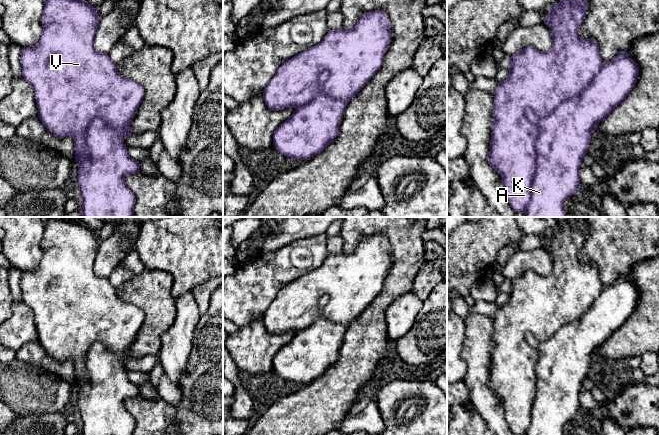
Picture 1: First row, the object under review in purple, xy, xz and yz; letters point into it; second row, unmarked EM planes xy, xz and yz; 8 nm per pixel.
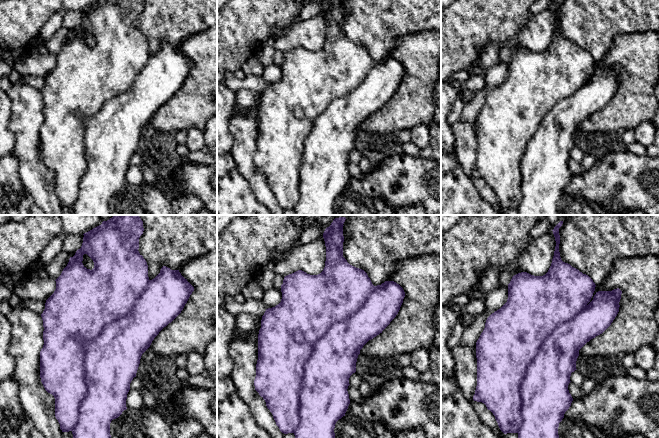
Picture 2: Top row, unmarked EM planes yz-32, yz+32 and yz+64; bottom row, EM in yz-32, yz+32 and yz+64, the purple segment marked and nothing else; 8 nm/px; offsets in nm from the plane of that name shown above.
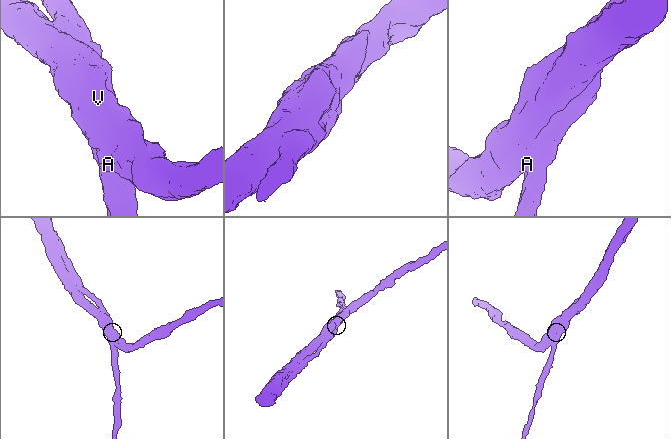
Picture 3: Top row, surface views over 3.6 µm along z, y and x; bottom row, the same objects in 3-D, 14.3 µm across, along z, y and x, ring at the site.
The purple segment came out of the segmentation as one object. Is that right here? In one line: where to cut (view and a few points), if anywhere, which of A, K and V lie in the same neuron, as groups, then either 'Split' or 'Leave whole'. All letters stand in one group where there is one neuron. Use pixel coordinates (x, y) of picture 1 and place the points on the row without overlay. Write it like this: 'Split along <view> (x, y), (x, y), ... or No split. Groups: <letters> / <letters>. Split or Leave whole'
No split. Groups: A K V. Leave whole

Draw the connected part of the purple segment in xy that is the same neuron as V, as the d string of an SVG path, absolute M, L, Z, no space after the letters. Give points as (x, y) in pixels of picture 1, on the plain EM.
M50 217L48 222L44 224L44 228L45 232L41 241L43 251L41 261L33 271L22 272L20 282L22 300L34 313L38 342L55 361L60 363L70 360L74 364L75 385L78 387L78 410L82 421L81 435L133 435L136 423L133 416L126 409L125 401L129 398L139 396L140 388L139 385L135 385L129 381L124 363L127 359L133 357L130 349L144 321L144 313L134 304L122 301L116 293L116 288L112 286L108 278L101 277L95 273L94 262L100 245L97 232L79 221L64 220L60 217Z

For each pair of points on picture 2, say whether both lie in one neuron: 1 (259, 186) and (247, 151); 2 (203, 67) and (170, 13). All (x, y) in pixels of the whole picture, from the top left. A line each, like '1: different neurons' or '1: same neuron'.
1: same neuron
2: different neurons

